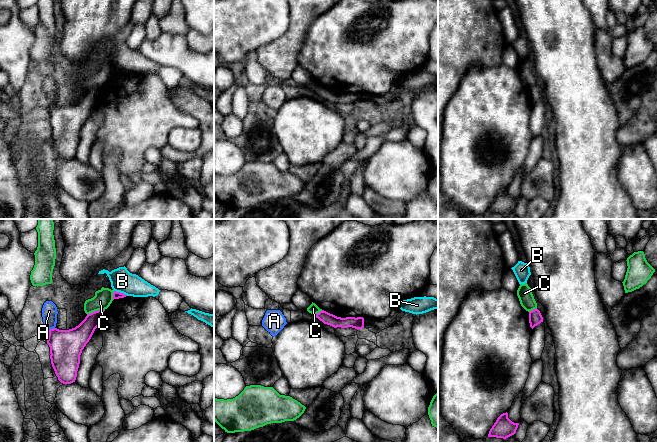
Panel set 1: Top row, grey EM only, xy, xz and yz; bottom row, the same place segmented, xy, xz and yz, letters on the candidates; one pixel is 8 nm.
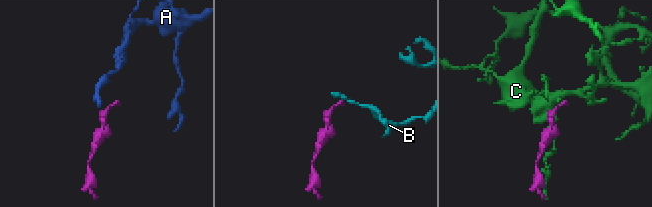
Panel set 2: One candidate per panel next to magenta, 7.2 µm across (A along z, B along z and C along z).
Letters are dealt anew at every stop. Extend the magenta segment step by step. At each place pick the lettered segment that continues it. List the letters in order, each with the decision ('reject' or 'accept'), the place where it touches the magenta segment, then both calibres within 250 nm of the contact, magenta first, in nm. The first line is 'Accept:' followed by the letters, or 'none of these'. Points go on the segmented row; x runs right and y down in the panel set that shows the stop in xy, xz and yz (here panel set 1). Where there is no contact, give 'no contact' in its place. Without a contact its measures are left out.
Accept: A
A: accept | xy (51, 329) | 260/130 nm
B: reject | xy (121, 293) | 60/180 nm
C: reject | xy (95, 311) | 170/150 nm

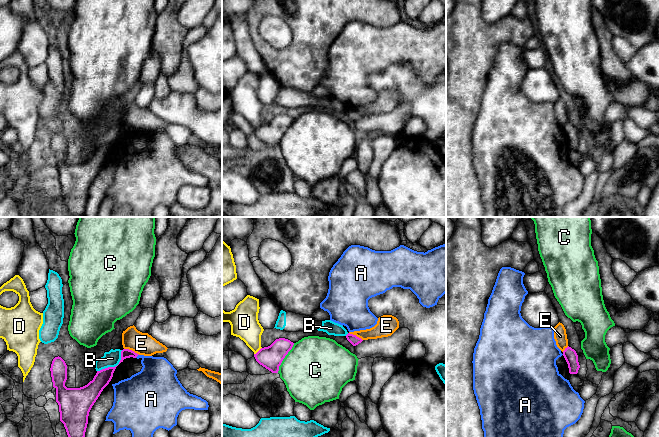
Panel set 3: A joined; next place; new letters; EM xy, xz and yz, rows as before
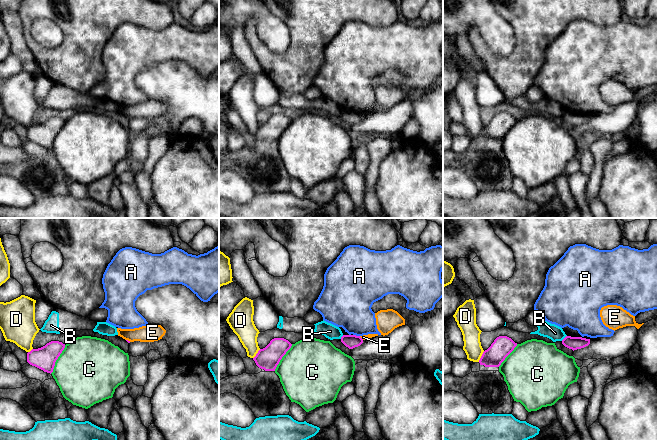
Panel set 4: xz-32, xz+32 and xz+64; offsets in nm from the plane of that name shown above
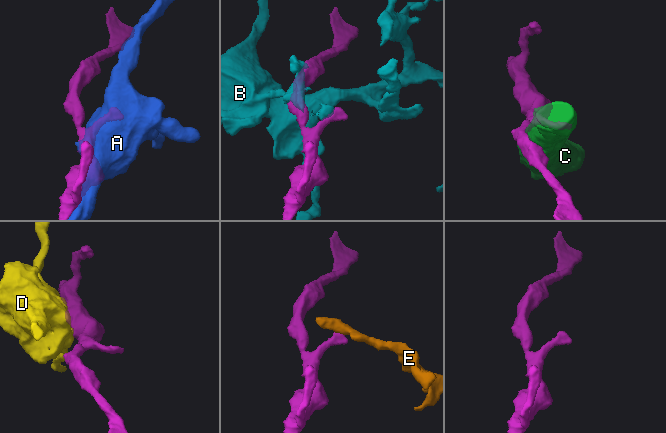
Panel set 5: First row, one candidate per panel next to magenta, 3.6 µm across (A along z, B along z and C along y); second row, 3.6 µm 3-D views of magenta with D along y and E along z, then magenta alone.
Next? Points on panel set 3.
Accept: none of these
A: reject | xy (136, 356) | 80/300 nm
B: reject | xy (115, 366) | 130/130 nm
C: reject | xz (284, 357) | 190/480 nm
D: reject | xz (258, 351) | 190/220 nm
E: reject | xy (131, 350) | 80/180 nm

